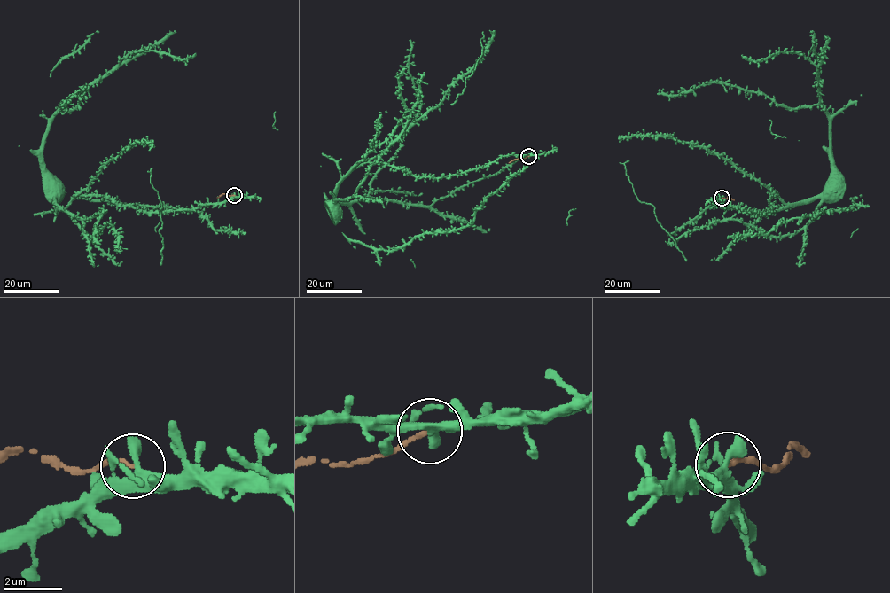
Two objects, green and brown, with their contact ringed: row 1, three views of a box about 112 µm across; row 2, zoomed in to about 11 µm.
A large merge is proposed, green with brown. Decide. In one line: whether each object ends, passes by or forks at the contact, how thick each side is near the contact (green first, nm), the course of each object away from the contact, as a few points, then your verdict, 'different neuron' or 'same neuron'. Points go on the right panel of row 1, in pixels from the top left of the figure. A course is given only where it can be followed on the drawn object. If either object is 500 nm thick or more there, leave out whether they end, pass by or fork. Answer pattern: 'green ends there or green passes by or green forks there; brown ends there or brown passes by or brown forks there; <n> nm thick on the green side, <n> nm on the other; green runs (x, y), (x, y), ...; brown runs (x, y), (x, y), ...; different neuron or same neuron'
green forks there; brown ends there; 320 nm thick on the green side, 150 nm on the other; green runs (722, 198), (770, 212), (771, 192), (799, 204), (824, 190), (831, 172), (815, 65), (792, 51), (742, 54); brown runs (722, 198), (729, 196), (734, 200); different neuron

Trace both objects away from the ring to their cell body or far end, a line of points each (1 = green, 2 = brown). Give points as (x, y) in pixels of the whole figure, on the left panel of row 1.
1: (234, 195), (160, 212), (91, 195), (58, 206), (44, 174), (48, 123), (122, 58), (196, 52)
2: (234, 195), (222, 193), (217, 198)

